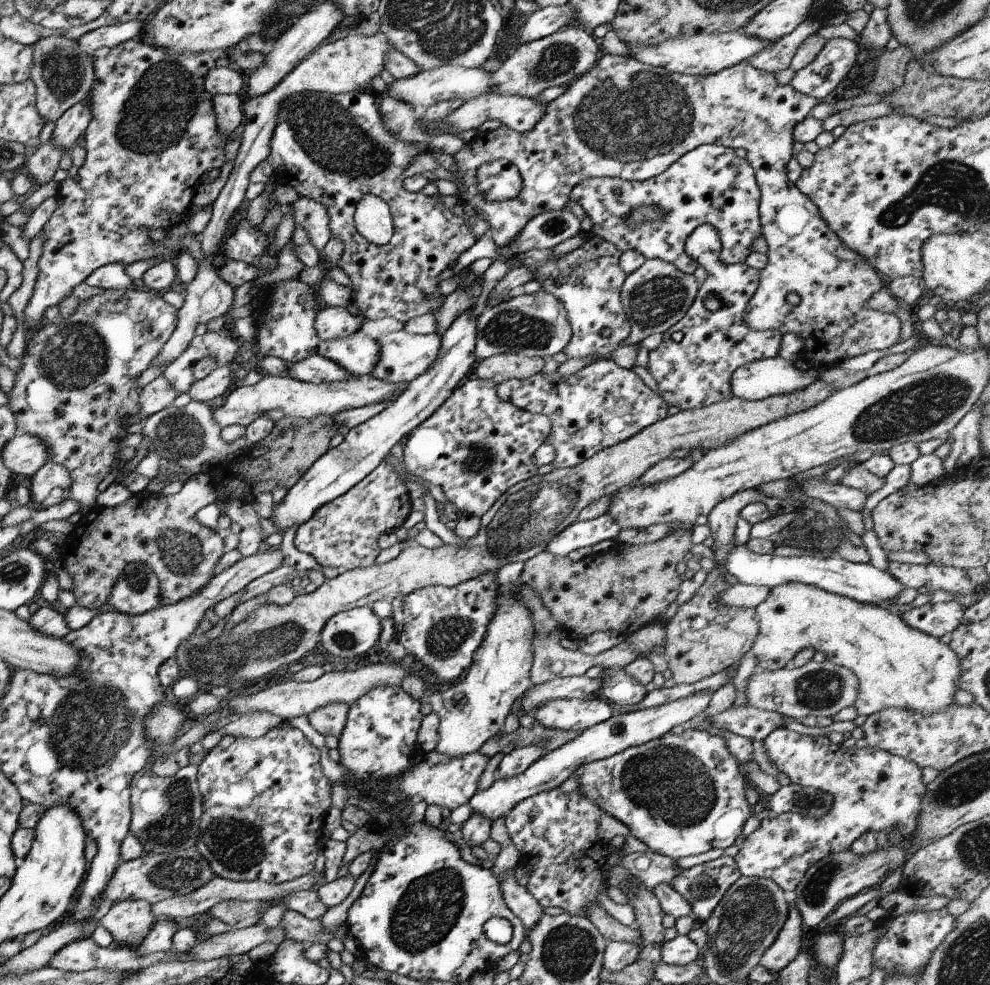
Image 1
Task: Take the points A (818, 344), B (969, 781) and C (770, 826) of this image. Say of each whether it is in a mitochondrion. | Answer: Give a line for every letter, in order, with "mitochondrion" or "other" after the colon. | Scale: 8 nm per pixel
A: other
B: mitochondrion
C: other

